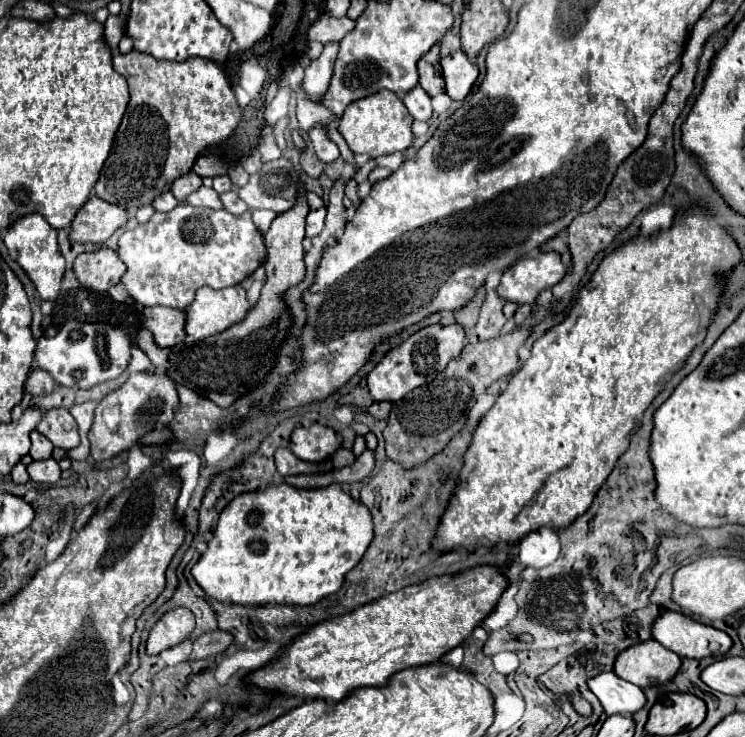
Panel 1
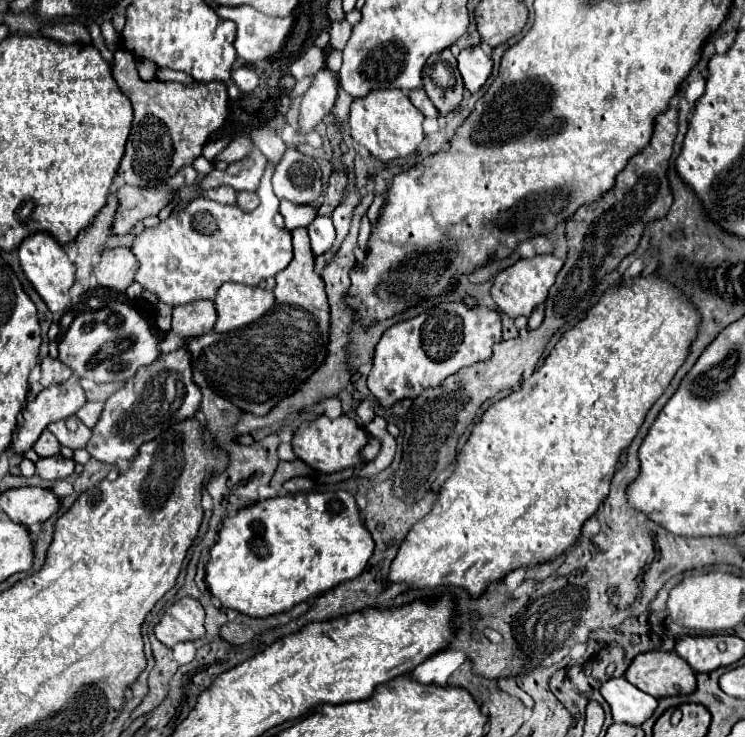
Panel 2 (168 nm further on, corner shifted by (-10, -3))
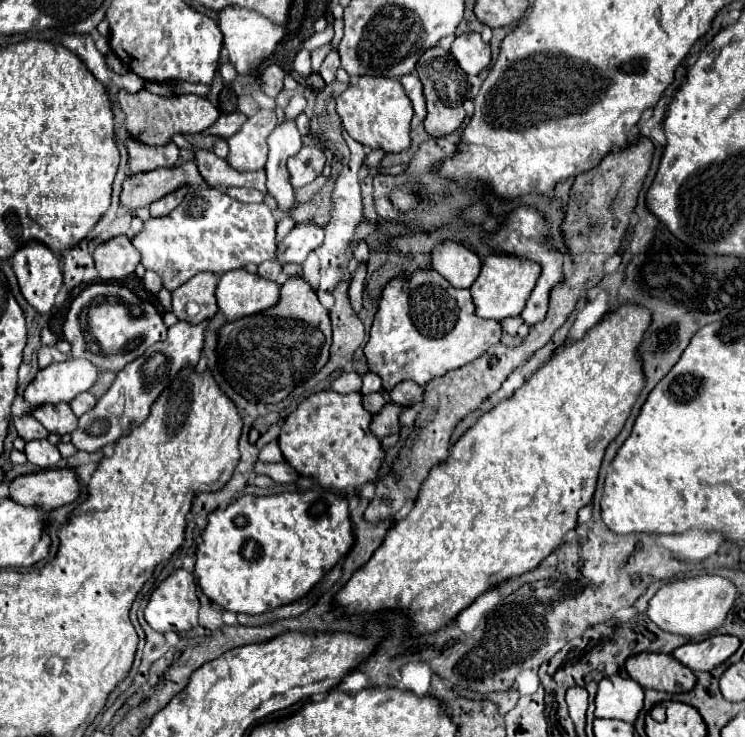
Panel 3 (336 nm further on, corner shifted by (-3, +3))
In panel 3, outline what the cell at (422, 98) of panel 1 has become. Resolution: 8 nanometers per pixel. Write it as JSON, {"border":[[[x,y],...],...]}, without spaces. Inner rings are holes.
{"border":[[[415,73],[411,75],[403,75],[401,77],[401,85],[405,87],[405,93],[407,97],[411,99],[413,103],[413,109],[415,109],[415,115],[417,117],[425,117],[425,97],[423,97],[423,87],[421,87],[421,81]]]}

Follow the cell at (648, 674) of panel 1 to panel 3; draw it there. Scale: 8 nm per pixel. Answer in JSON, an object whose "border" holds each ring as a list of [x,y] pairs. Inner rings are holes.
{"border":[[[639,653],[625,661],[625,669],[643,689],[685,693],[695,685],[695,673],[667,653]]]}

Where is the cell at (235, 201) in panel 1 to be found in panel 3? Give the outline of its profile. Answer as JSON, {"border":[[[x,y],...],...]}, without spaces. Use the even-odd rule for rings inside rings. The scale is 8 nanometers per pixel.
{"border":[[[231,187],[227,189],[227,195],[241,201],[241,203],[263,203],[263,195],[257,189],[247,187]]]}

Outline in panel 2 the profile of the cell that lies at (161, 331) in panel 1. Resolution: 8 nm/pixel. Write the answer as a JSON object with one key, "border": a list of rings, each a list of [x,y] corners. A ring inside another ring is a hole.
{"border":[[[200,299],[178,305],[172,311],[172,329],[182,337],[206,335],[216,323],[216,307],[212,299]]]}

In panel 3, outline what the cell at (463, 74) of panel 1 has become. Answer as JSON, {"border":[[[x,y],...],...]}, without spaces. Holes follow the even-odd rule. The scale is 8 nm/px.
{"border":[[[465,33],[455,37],[451,53],[467,75],[479,75],[491,63],[491,49],[481,41],[479,33]]]}

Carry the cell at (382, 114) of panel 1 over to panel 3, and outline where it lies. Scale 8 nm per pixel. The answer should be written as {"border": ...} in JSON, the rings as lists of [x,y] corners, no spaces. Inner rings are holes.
{"border":[[[359,77],[337,97],[337,113],[345,131],[359,143],[381,149],[387,153],[399,153],[411,147],[411,119],[413,107],[407,99],[399,79],[387,77]]]}

